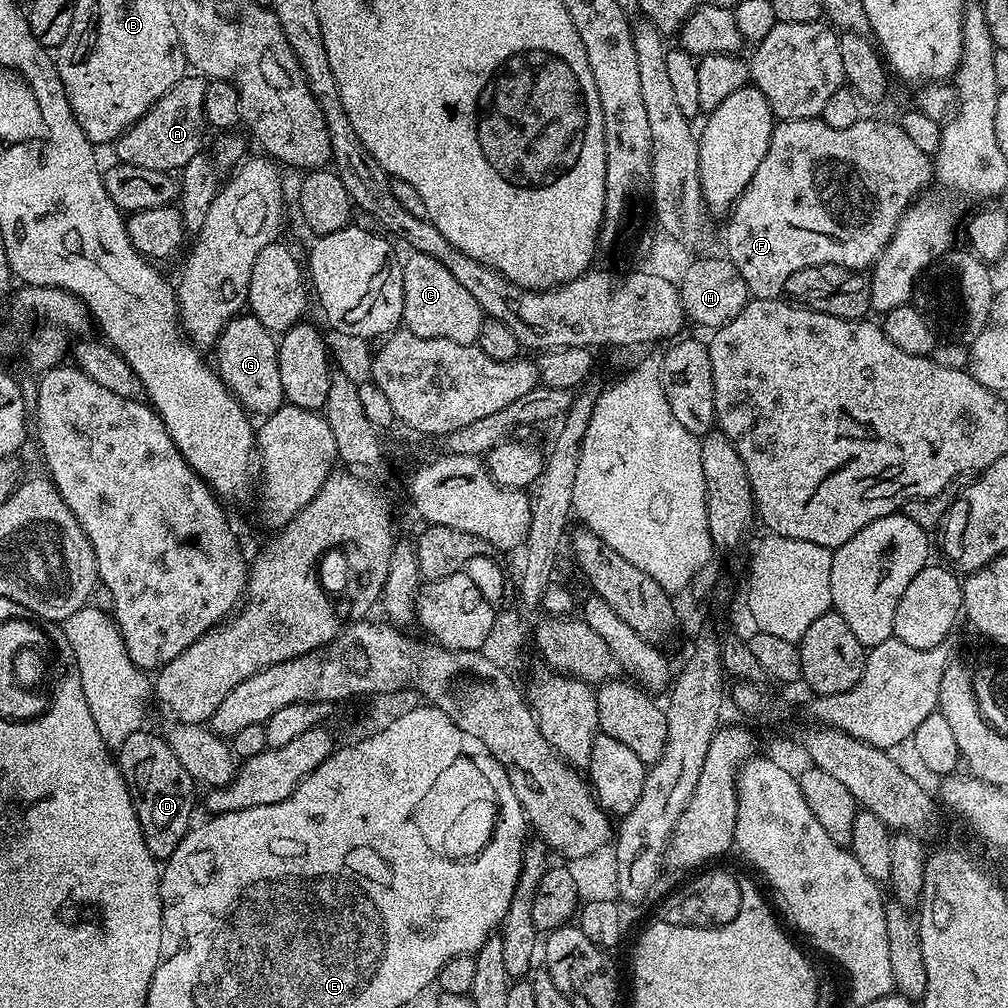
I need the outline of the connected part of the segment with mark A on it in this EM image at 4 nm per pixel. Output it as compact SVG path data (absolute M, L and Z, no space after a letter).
M186 74L174 86L170 88L155 103L155 105L134 123L114 142L112 150L115 150L115 159L119 163L140 166L146 170L158 170L159 172L178 172L184 168L191 158L196 157L204 148L204 136L208 131L208 123L205 118L205 96L207 81L198 74Z

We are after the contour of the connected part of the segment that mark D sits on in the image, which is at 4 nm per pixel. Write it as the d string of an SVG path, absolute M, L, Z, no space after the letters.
M149 730L130 734L126 742L118 745L120 773L124 775L142 834L146 838L146 850L157 862L163 862L178 850L184 835L190 830L192 820L192 788L194 781L186 774L186 766L178 762L178 754L170 750L163 735L156 736Z

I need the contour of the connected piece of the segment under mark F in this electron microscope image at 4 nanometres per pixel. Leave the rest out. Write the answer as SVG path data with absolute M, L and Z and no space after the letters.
M819 118L814 120L781 120L773 127L770 138L770 150L766 150L766 158L754 170L754 178L750 182L735 204L732 211L727 213L728 229L724 232L724 244L728 247L727 259L742 274L748 287L748 295L758 299L774 299L787 289L789 280L795 272L802 272L805 268L816 268L820 264L837 264L843 268L853 270L868 270L884 253L885 246L890 242L896 230L896 221L904 215L905 208L913 203L914 198L921 195L920 188L924 188L934 180L934 164L929 153L918 150L914 141L900 129L899 123L887 124L884 120L868 120L862 118L854 122L854 126L846 126L846 130L834 130L834 126L826 126L826 122Z

